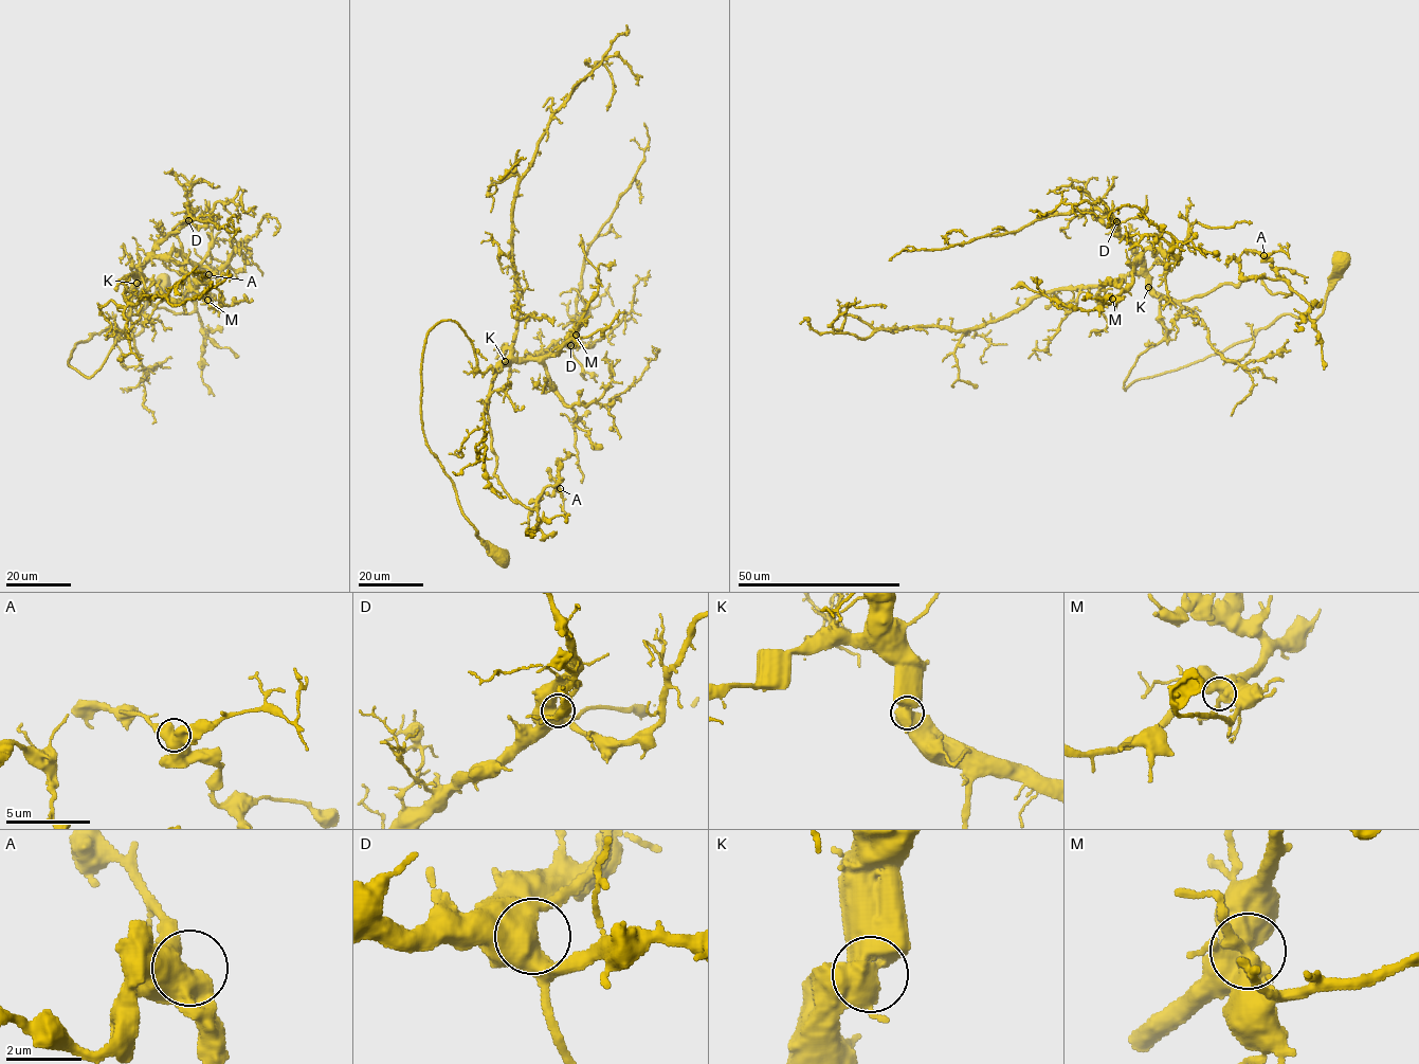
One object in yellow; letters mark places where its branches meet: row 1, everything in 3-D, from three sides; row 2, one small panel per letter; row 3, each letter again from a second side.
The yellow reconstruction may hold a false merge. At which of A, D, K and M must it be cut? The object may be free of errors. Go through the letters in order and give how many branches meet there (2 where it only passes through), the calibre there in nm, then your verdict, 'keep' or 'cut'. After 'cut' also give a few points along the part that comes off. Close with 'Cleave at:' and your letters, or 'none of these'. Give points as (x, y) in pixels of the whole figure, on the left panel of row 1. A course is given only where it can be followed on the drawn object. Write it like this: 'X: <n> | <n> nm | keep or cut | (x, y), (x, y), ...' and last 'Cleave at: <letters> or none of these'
A: 3 | 550 nm | keep
D: 3 | 480 nm | keep
K: 3 | 550 nm | keep
M: 3 | 380 nm | keep
Cleave at: none of these

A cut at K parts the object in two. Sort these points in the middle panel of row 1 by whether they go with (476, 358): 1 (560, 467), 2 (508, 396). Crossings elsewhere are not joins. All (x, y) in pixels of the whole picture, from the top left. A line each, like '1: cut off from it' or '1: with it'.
1: with it
2: with it

